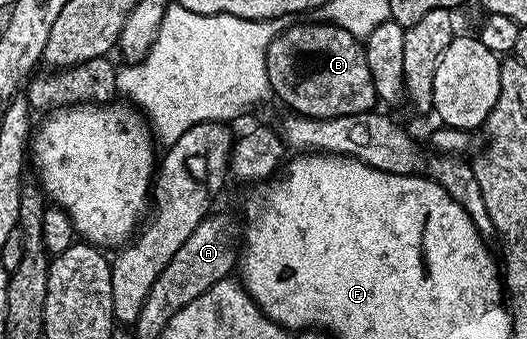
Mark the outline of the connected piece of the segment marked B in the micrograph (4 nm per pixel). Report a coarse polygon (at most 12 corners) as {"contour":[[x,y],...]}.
{"contour":[[330,23],[286,26],[269,90],[312,119],[379,100],[362,40]]}

